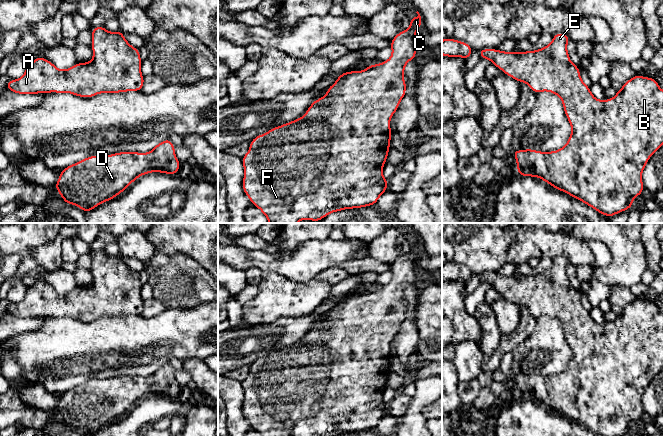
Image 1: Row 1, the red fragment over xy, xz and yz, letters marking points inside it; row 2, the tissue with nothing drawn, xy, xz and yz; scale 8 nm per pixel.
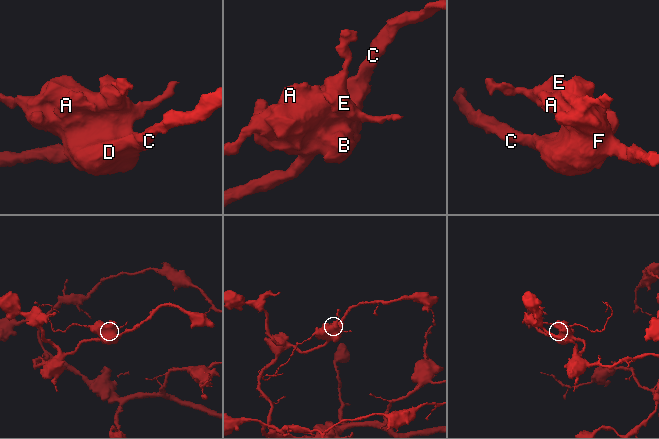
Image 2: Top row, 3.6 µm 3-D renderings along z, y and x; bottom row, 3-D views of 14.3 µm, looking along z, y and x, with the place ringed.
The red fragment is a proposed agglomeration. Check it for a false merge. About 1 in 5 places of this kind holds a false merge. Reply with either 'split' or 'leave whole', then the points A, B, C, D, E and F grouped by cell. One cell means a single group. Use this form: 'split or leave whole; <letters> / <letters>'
leave whole; A B C D E F

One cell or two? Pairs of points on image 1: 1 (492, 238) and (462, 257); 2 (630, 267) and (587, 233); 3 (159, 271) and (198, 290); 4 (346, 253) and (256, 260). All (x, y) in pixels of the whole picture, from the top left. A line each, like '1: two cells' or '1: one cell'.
1: one cell
2: one cell
3: one cell
4: one cell

